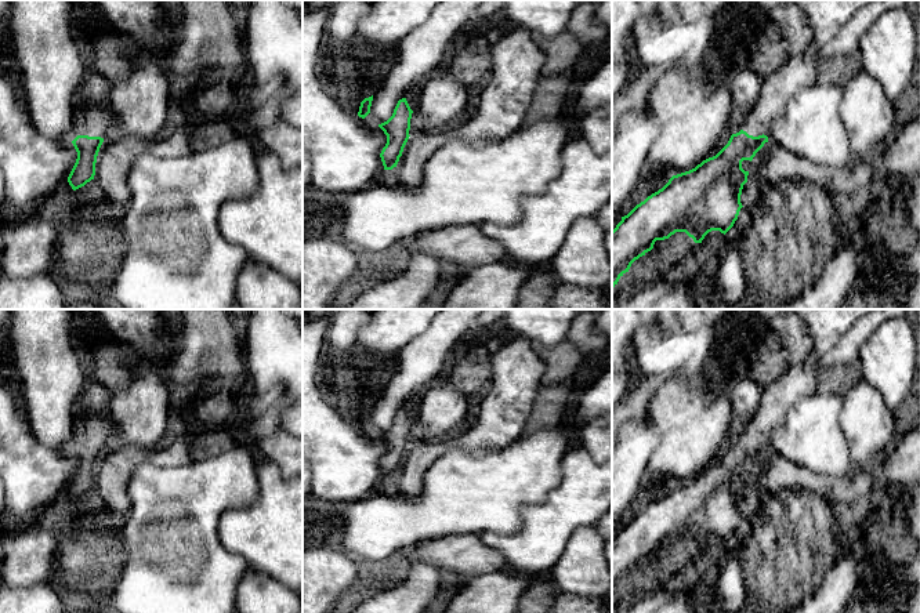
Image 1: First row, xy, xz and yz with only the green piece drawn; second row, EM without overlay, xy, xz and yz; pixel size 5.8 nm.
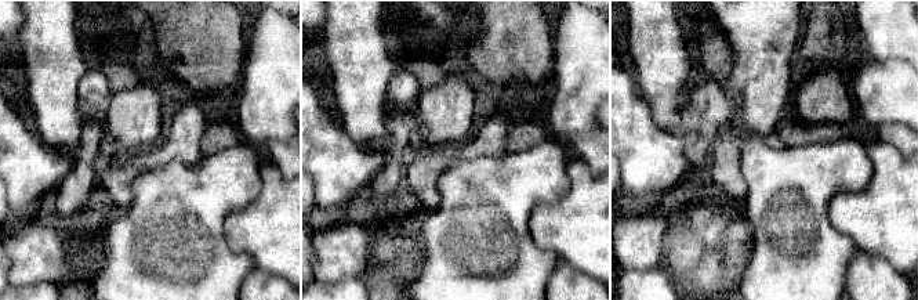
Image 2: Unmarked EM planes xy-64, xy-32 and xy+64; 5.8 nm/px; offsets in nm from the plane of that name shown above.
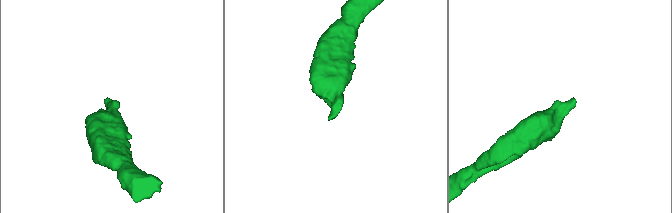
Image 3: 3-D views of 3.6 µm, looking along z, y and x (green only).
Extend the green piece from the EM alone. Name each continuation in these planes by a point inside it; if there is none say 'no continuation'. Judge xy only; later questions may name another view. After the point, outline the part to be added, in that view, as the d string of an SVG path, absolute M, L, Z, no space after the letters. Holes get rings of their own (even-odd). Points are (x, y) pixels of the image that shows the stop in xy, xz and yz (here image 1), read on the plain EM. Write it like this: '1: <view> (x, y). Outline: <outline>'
1: xy (91, 428). Outline: M88 411L76 420L77 445L101 446L106 449L115 436L113 421L108 414Z

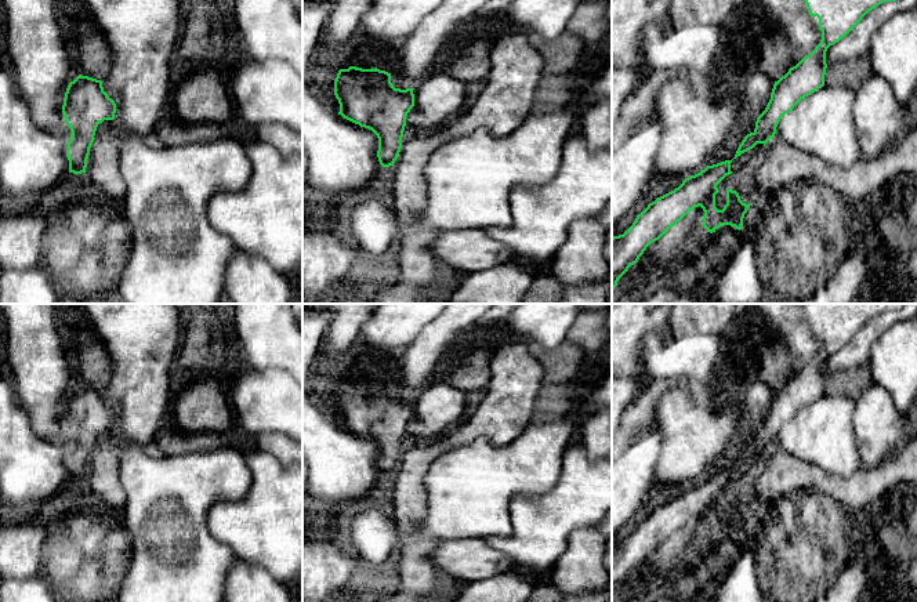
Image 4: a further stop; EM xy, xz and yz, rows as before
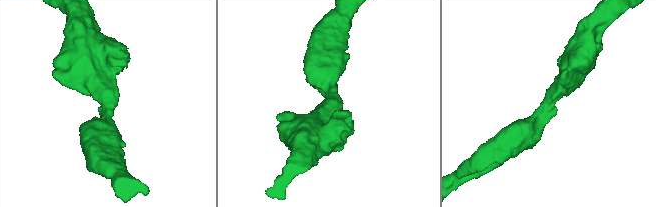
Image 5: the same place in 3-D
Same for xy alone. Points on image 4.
no continuation

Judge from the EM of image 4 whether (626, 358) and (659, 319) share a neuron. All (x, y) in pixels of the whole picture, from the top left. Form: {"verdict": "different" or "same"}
{"verdict": "same"}

